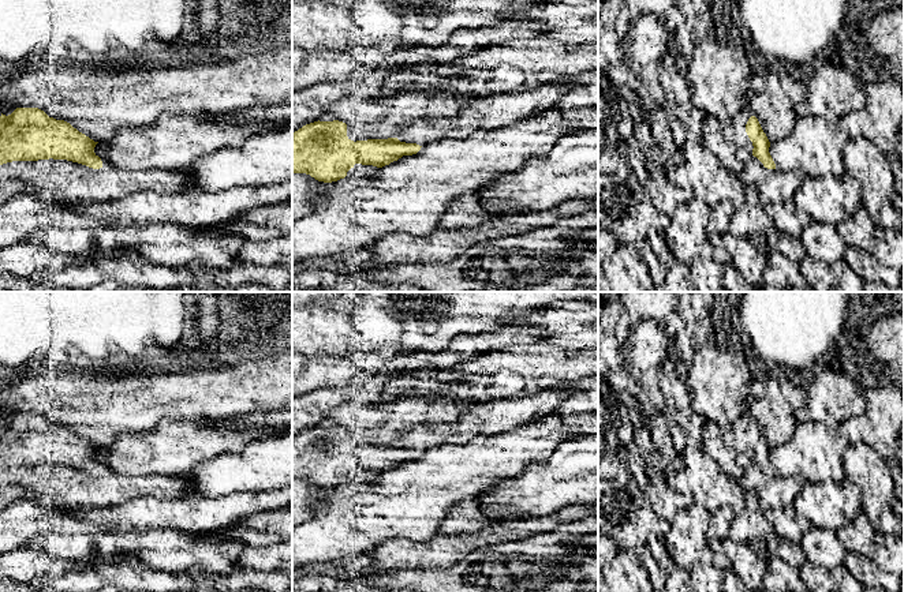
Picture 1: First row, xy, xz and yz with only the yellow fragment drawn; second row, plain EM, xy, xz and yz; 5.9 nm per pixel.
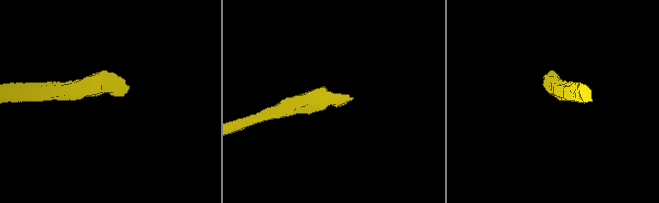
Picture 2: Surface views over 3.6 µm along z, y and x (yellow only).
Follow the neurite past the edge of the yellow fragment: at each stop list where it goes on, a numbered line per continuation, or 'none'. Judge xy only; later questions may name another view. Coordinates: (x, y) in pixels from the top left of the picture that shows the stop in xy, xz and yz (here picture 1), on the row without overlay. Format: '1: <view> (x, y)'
none

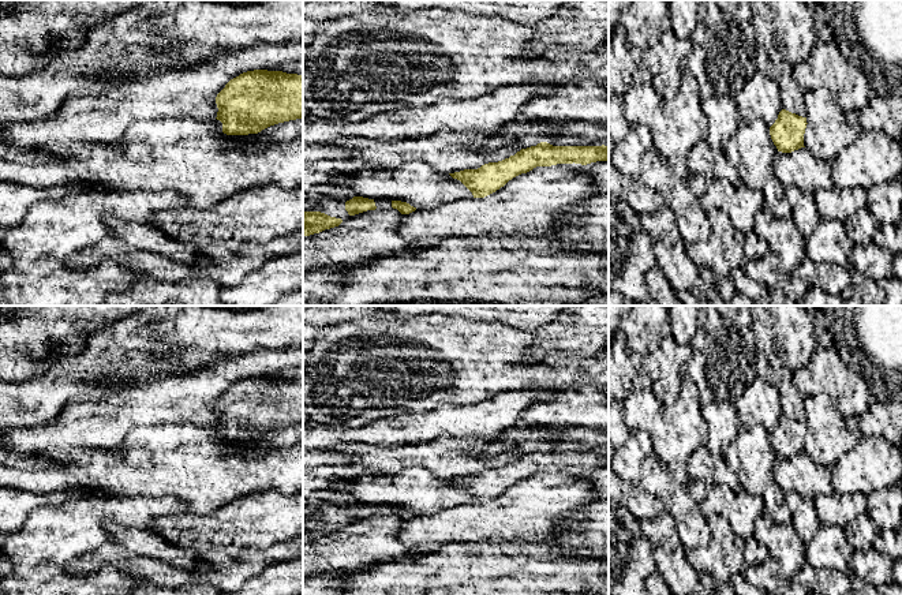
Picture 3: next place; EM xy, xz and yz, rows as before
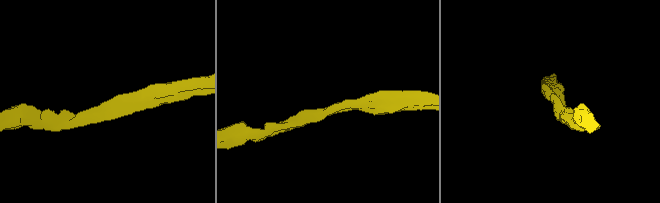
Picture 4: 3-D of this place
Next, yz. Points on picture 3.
none

